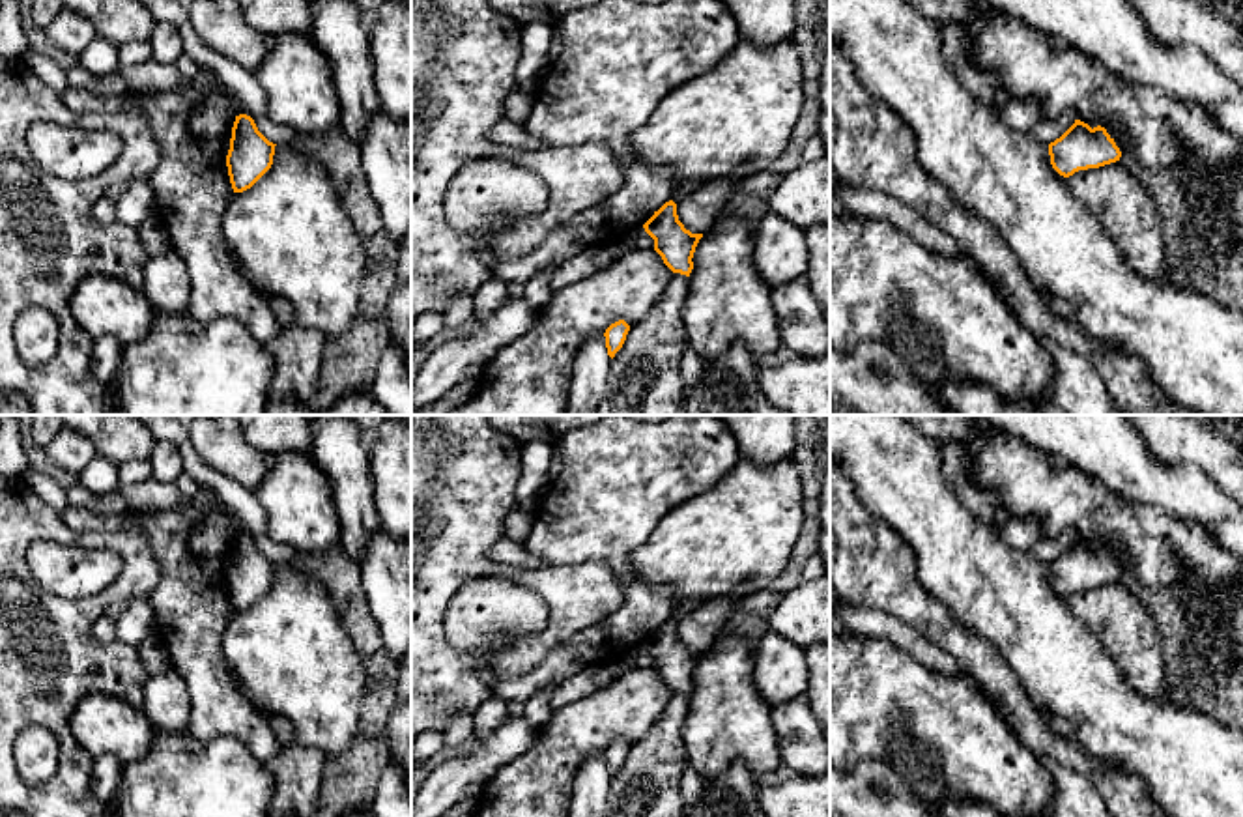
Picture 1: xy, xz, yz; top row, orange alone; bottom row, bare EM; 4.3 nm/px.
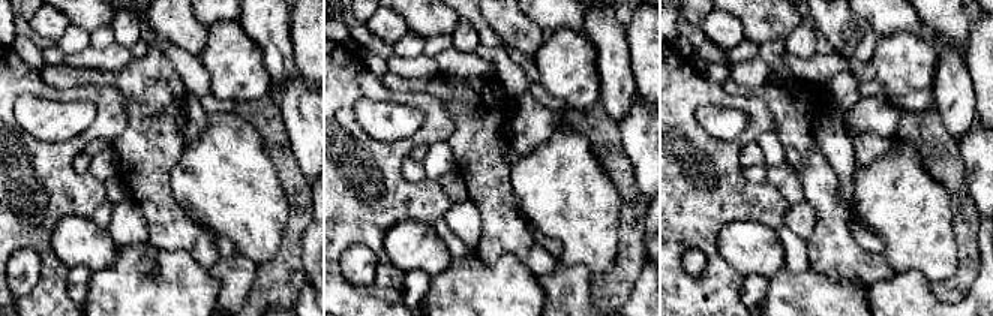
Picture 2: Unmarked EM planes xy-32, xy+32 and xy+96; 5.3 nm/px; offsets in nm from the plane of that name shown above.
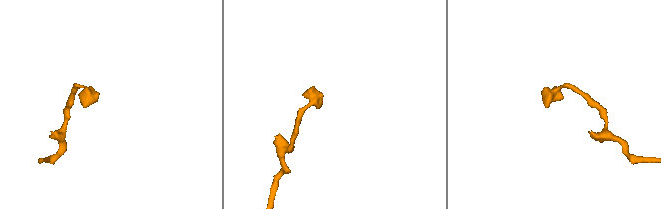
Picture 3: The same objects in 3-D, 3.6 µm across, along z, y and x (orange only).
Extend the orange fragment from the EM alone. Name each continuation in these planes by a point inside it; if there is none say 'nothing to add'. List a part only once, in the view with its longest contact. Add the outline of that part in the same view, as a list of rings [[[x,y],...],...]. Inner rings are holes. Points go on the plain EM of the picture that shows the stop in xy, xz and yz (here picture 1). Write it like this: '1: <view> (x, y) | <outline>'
nothing to add

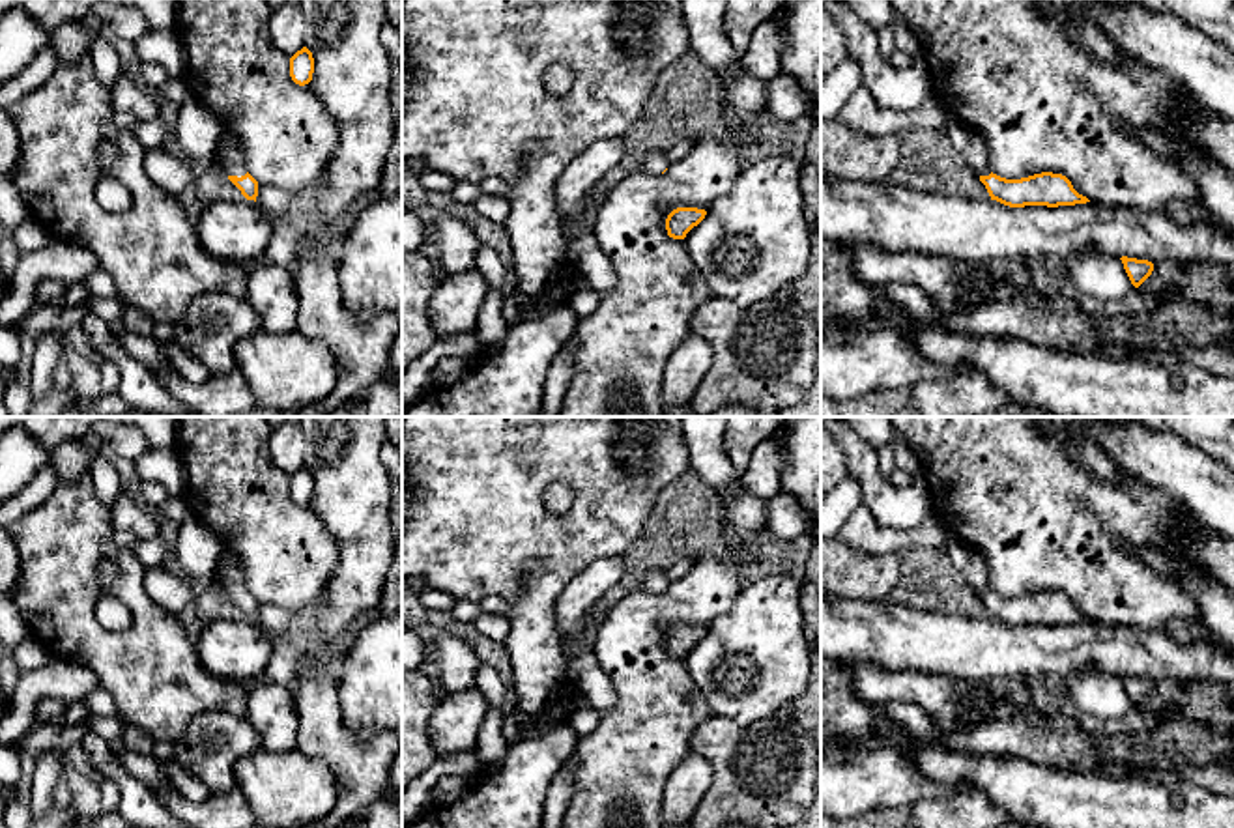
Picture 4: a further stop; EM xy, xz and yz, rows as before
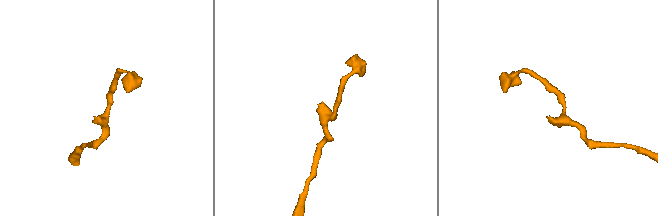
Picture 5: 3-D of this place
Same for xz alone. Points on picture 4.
1: xz (655, 582) | [[[649,570],[645,574],[643,589],[660,594],[669,585],[667,570]]]

